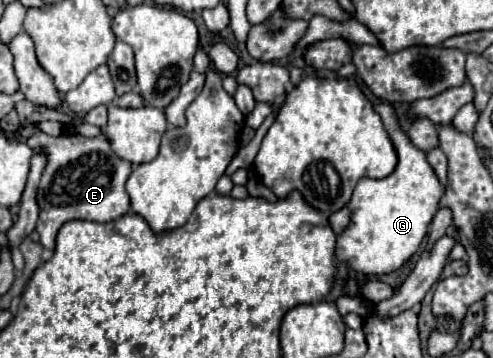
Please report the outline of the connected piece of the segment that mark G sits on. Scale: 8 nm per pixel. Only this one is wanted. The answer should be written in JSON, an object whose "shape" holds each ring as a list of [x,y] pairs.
{"shape":[[[377,103],[375,111],[387,125],[399,155],[399,163],[385,179],[365,177],[357,183],[347,205],[351,211],[351,221],[335,243],[337,261],[343,261],[351,269],[365,275],[385,275],[397,271],[405,261],[411,259],[411,255],[421,247],[421,241],[427,235],[429,223],[437,213],[439,199],[443,195],[443,185],[427,163],[425,153],[413,147],[407,135],[399,129],[393,107],[389,103]]]}

